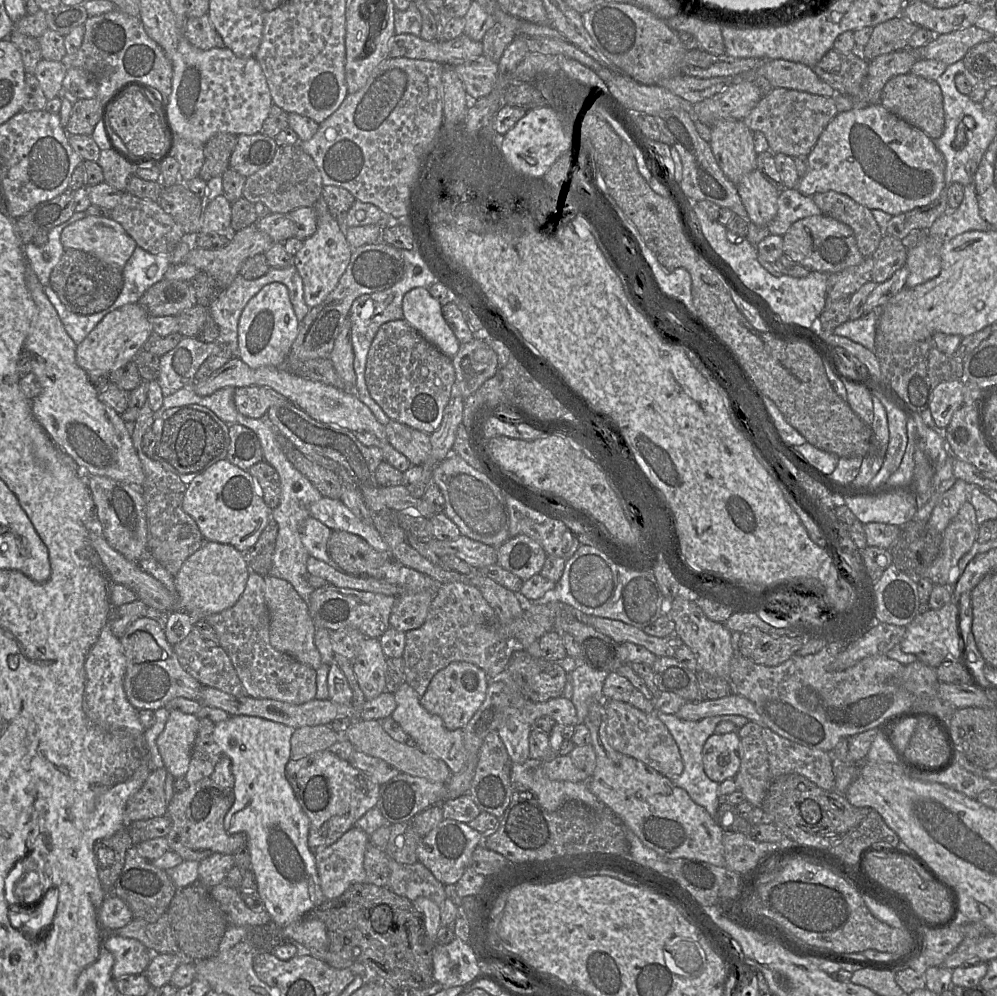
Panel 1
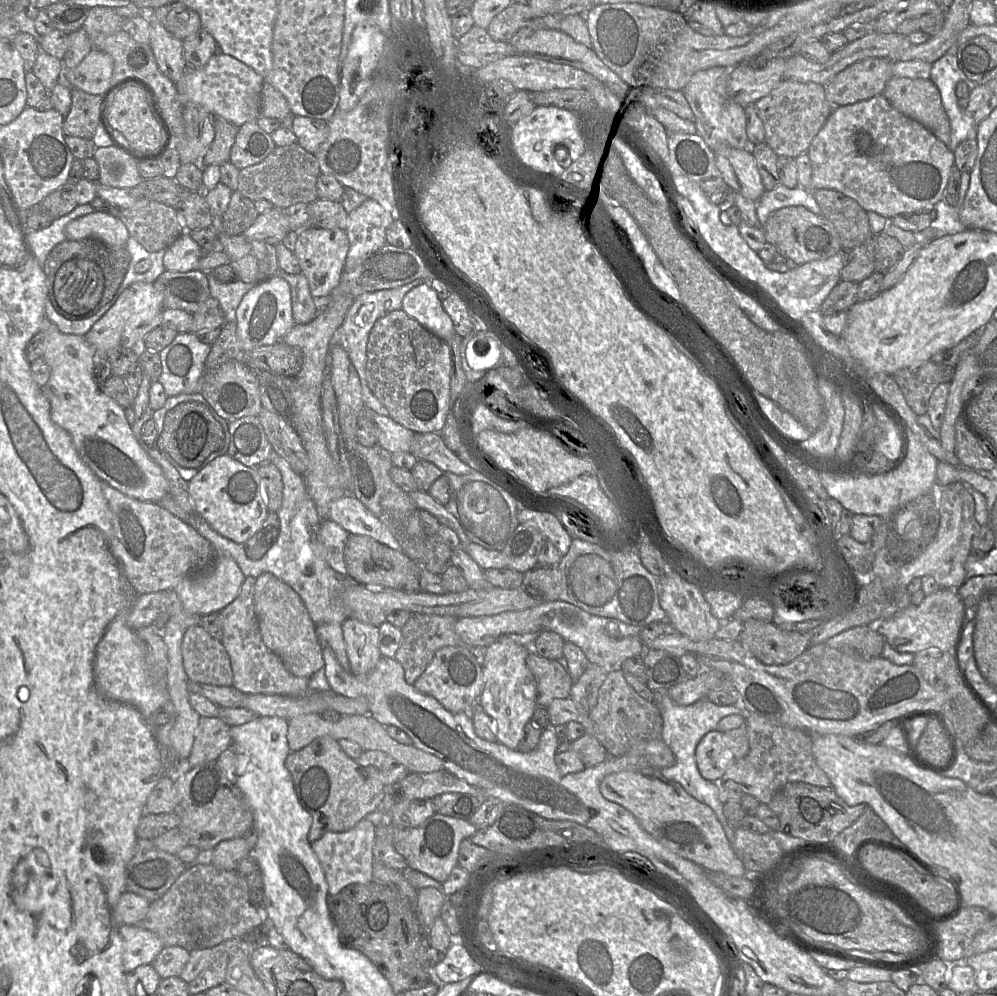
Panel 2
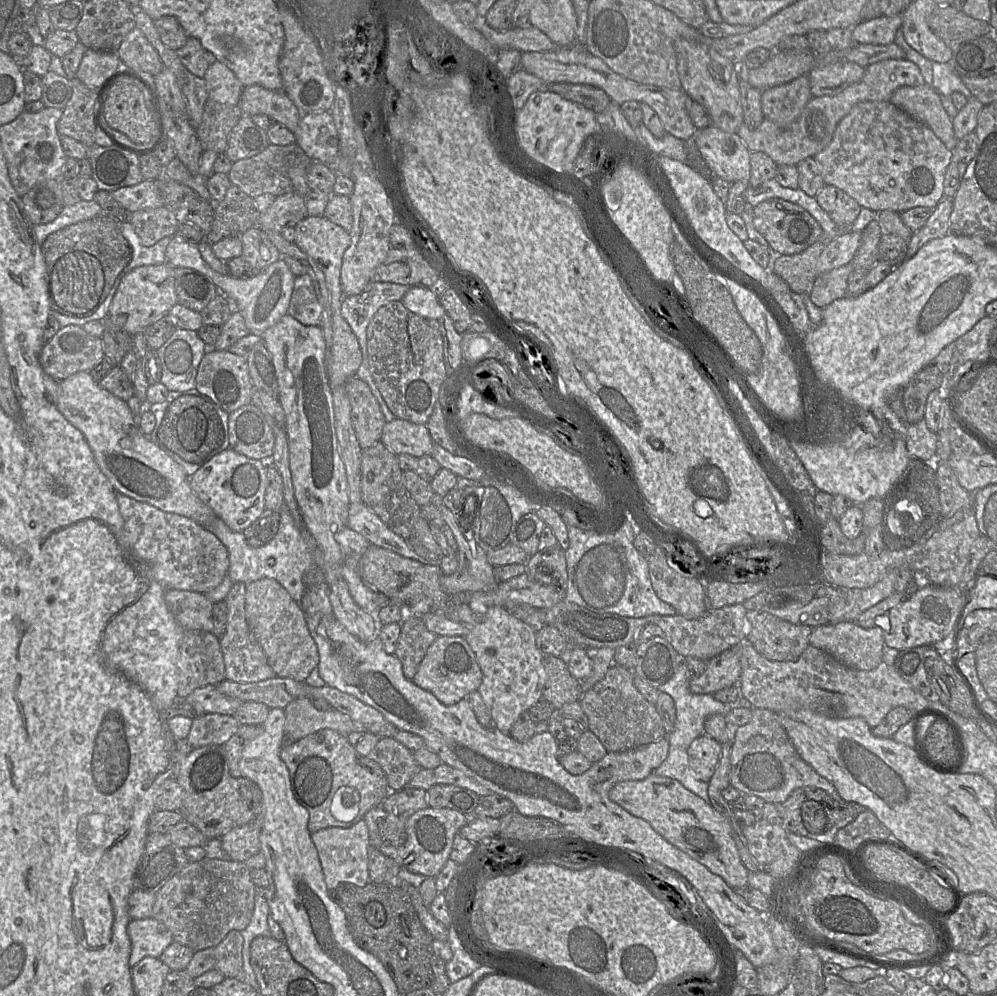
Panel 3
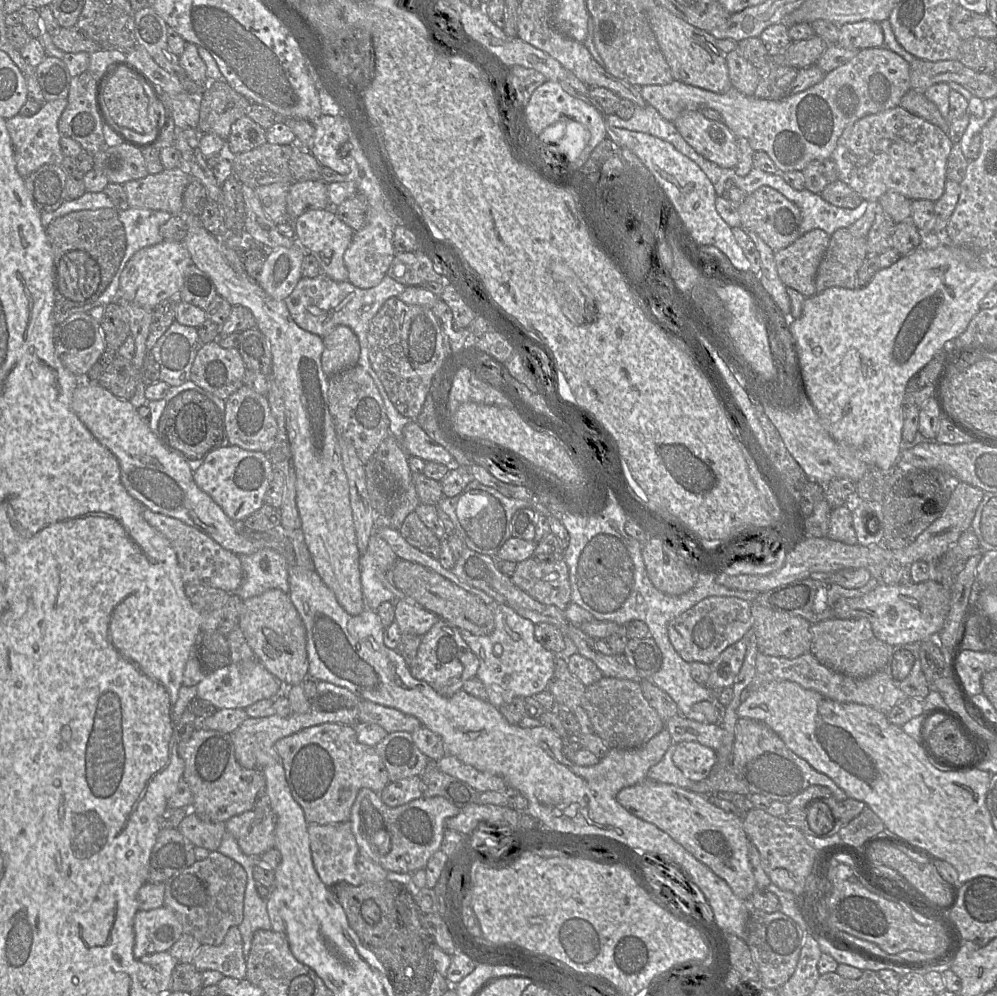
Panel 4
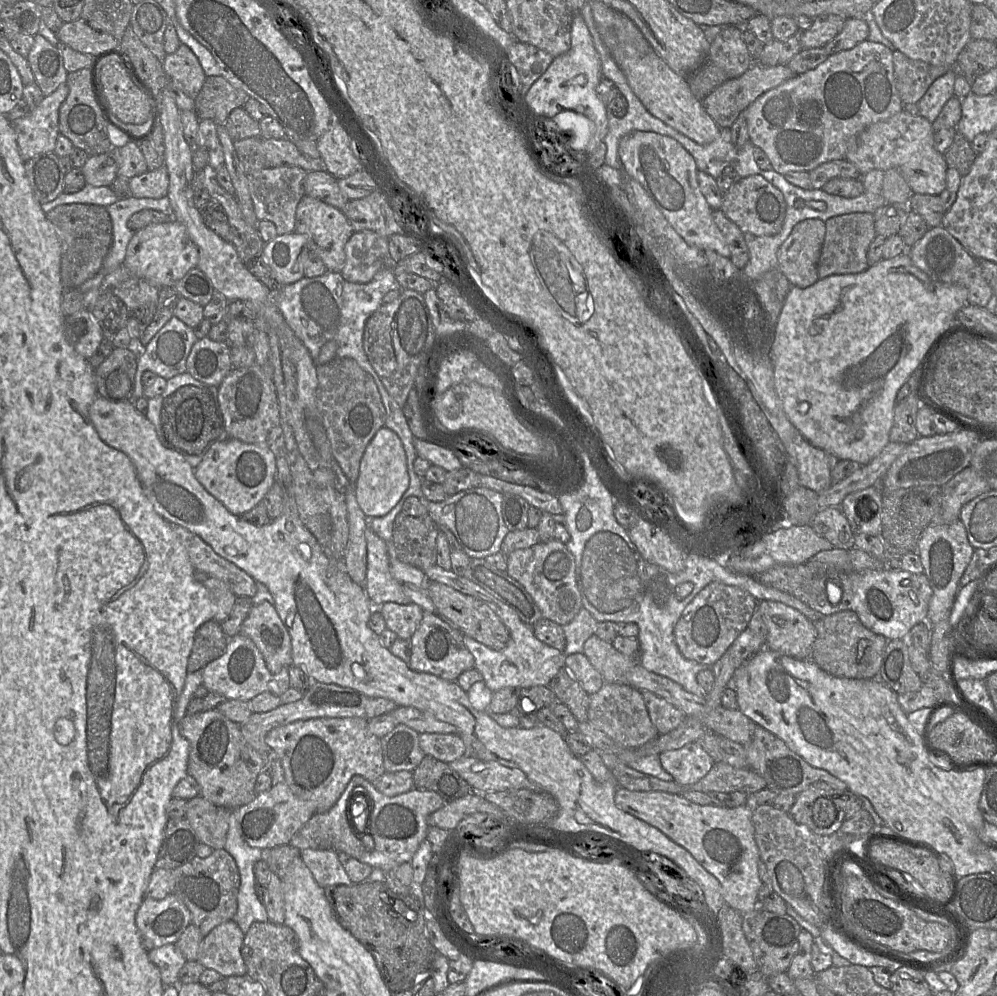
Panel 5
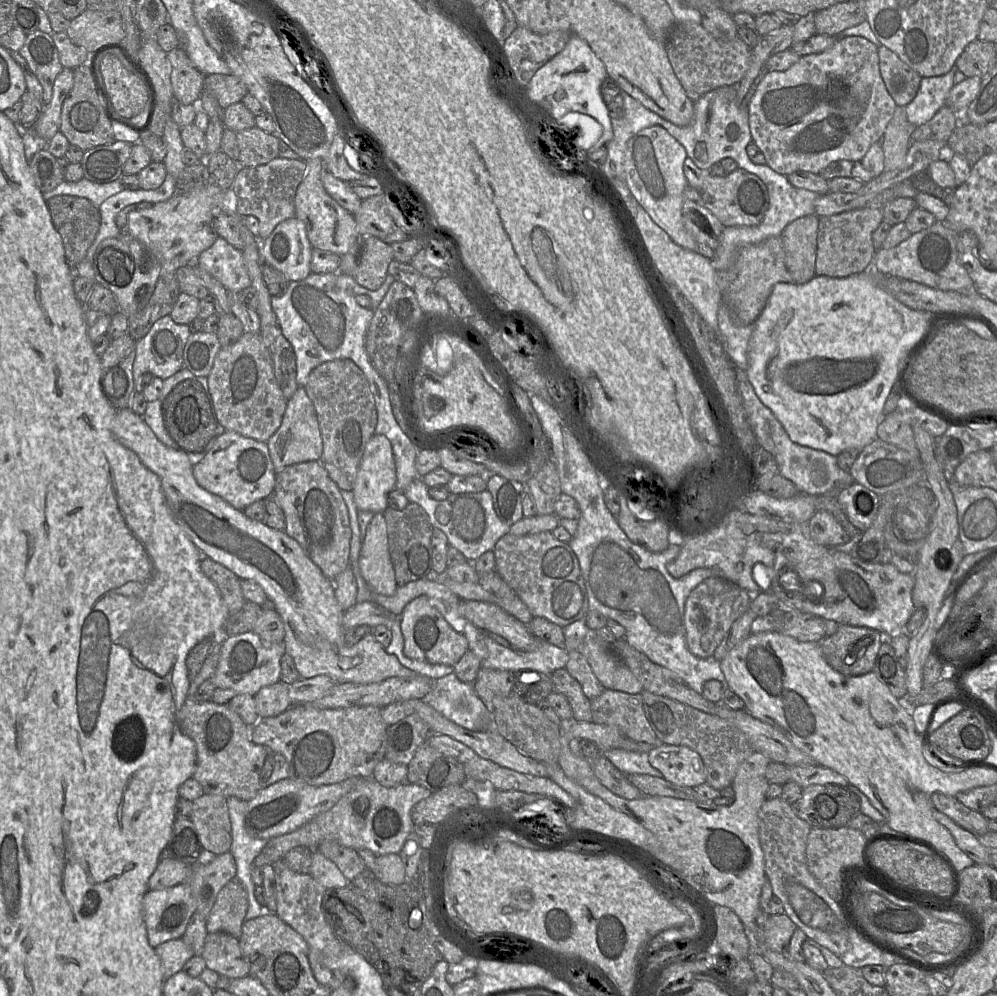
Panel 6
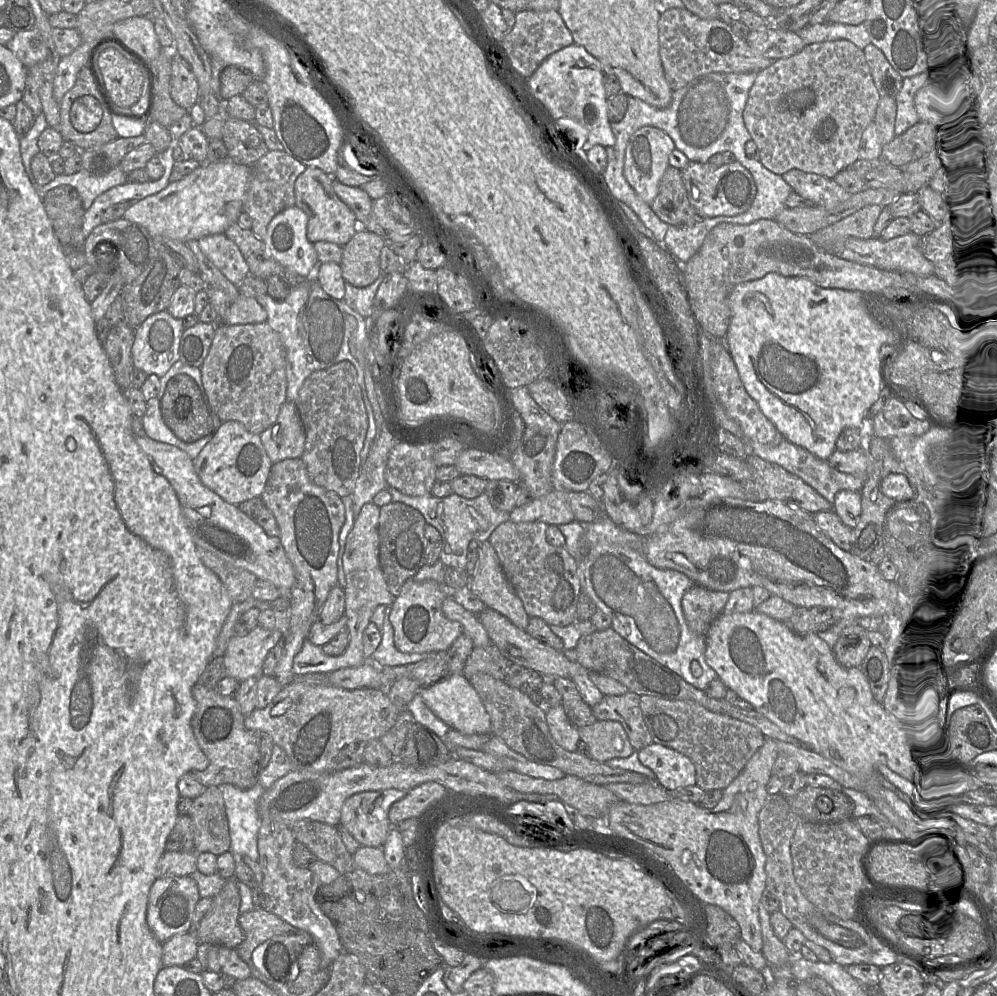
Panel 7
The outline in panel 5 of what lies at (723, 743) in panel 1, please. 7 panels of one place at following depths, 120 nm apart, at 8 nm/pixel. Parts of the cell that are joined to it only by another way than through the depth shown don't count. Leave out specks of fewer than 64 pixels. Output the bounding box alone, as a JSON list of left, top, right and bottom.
[659,742,714,785]

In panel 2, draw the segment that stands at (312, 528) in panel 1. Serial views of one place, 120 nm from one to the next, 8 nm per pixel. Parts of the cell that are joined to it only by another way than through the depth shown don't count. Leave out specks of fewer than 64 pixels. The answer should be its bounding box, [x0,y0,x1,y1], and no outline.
[319,520,350,576]

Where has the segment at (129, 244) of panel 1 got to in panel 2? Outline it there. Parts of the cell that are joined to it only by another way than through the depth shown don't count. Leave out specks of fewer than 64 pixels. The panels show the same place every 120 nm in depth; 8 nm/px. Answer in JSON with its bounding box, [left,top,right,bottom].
[65,211,130,248]

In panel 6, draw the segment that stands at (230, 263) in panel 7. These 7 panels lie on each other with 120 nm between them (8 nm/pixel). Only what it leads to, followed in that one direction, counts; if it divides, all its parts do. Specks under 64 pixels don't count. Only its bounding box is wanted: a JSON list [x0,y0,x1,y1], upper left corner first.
[197,236,252,292]

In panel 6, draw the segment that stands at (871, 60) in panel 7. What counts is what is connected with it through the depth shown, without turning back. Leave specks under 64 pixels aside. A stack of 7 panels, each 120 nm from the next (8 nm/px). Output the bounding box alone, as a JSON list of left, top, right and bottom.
[878,46,921,107]

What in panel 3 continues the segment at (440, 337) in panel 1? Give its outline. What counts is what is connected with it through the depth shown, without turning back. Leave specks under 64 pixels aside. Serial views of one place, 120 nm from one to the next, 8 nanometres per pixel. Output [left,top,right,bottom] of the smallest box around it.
[401,286,446,320]

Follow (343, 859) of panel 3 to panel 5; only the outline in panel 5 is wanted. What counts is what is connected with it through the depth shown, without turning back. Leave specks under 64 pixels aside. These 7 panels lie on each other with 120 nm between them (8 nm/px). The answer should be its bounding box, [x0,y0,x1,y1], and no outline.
[301,850,353,888]

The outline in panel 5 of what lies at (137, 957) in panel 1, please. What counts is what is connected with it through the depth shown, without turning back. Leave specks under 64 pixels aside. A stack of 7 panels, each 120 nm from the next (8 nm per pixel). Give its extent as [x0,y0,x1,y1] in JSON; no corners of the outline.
[136,893,190,952]

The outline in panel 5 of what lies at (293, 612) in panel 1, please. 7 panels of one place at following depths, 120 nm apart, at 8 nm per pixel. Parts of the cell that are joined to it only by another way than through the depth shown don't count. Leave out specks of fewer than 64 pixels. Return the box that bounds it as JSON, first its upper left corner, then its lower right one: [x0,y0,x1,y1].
[238,601,293,674]

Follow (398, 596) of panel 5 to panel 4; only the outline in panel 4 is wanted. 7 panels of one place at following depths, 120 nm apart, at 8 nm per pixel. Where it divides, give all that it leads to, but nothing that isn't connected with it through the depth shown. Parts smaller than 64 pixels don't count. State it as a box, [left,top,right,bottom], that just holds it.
[360,551,398,612]

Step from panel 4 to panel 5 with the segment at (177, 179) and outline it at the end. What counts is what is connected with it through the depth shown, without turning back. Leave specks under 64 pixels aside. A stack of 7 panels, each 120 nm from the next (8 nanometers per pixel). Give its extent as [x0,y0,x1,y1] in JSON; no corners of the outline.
[129,165,169,198]

